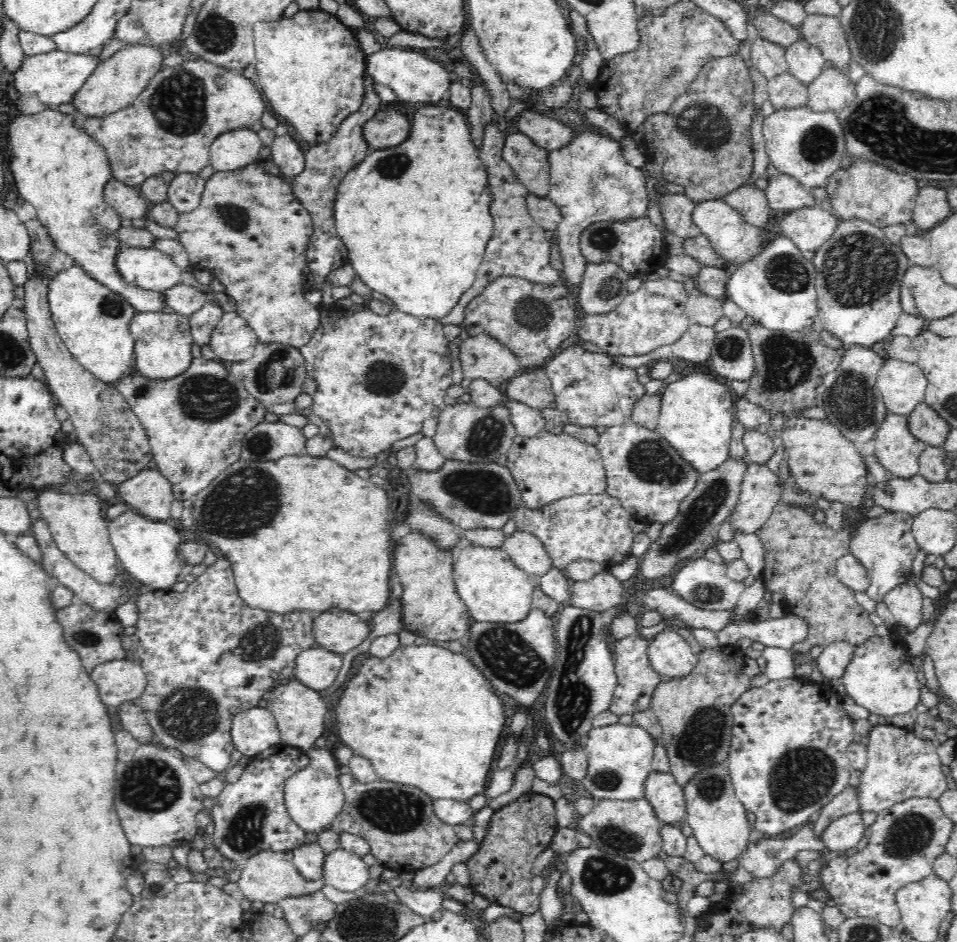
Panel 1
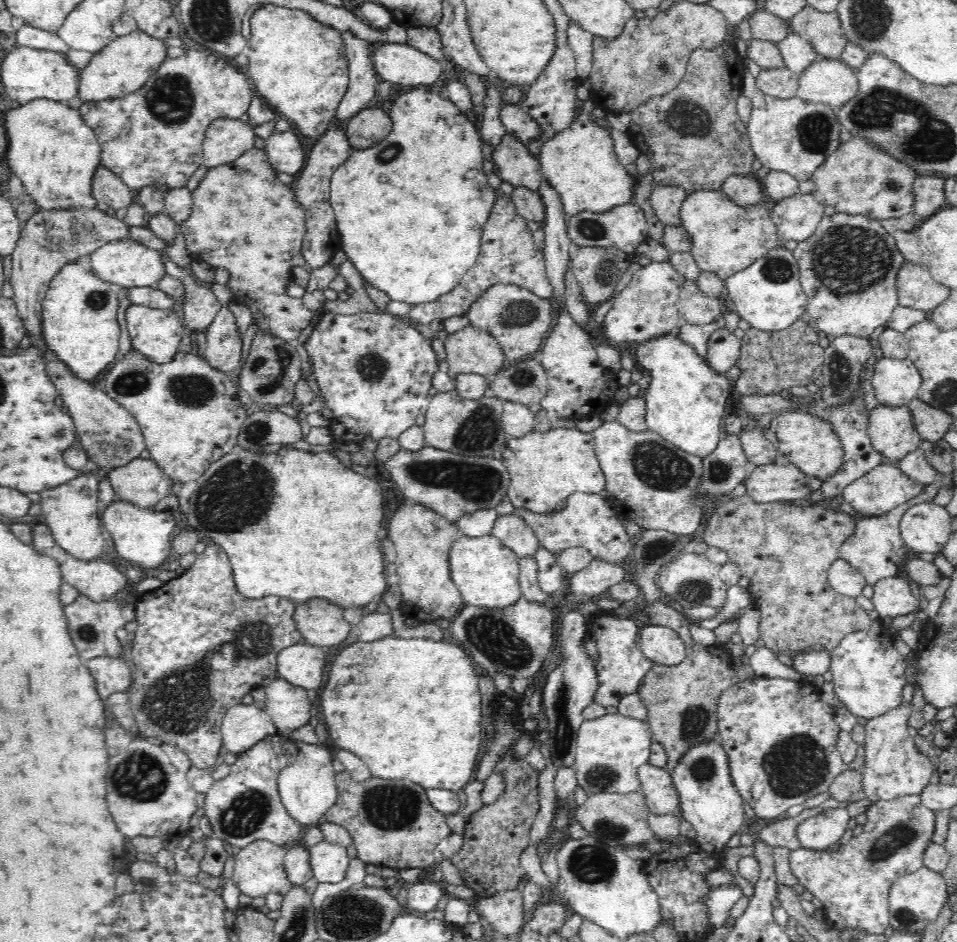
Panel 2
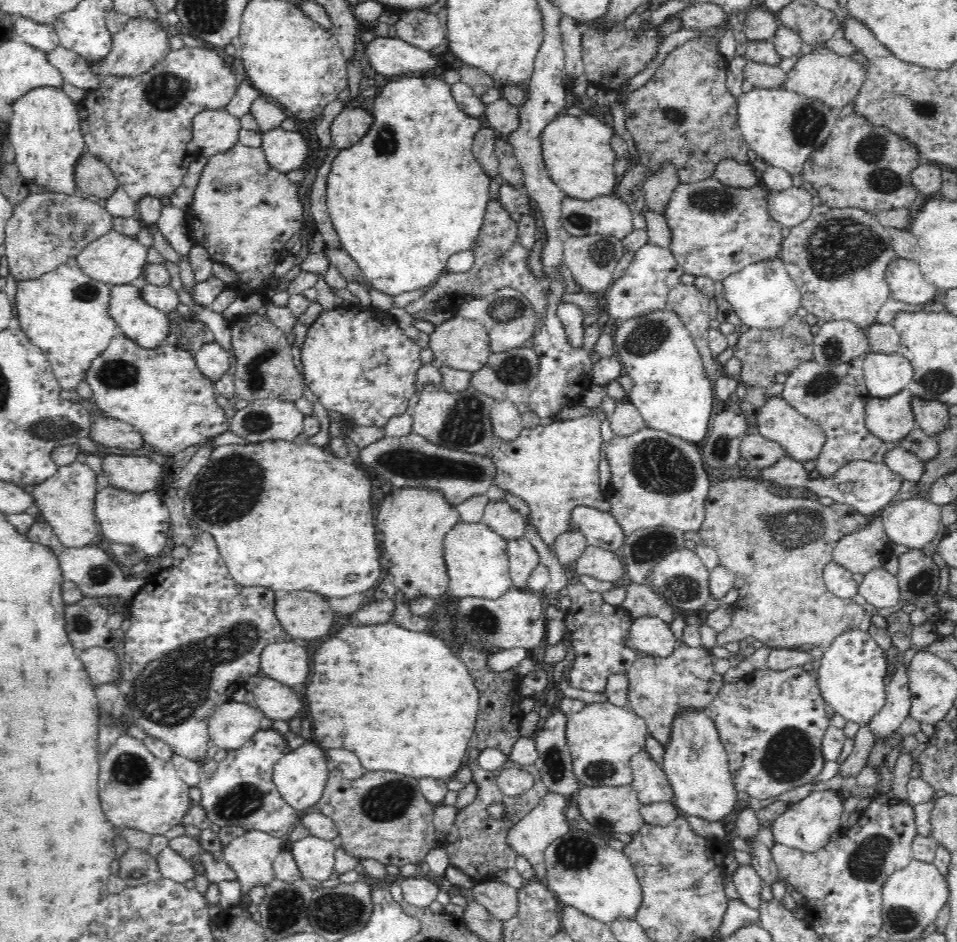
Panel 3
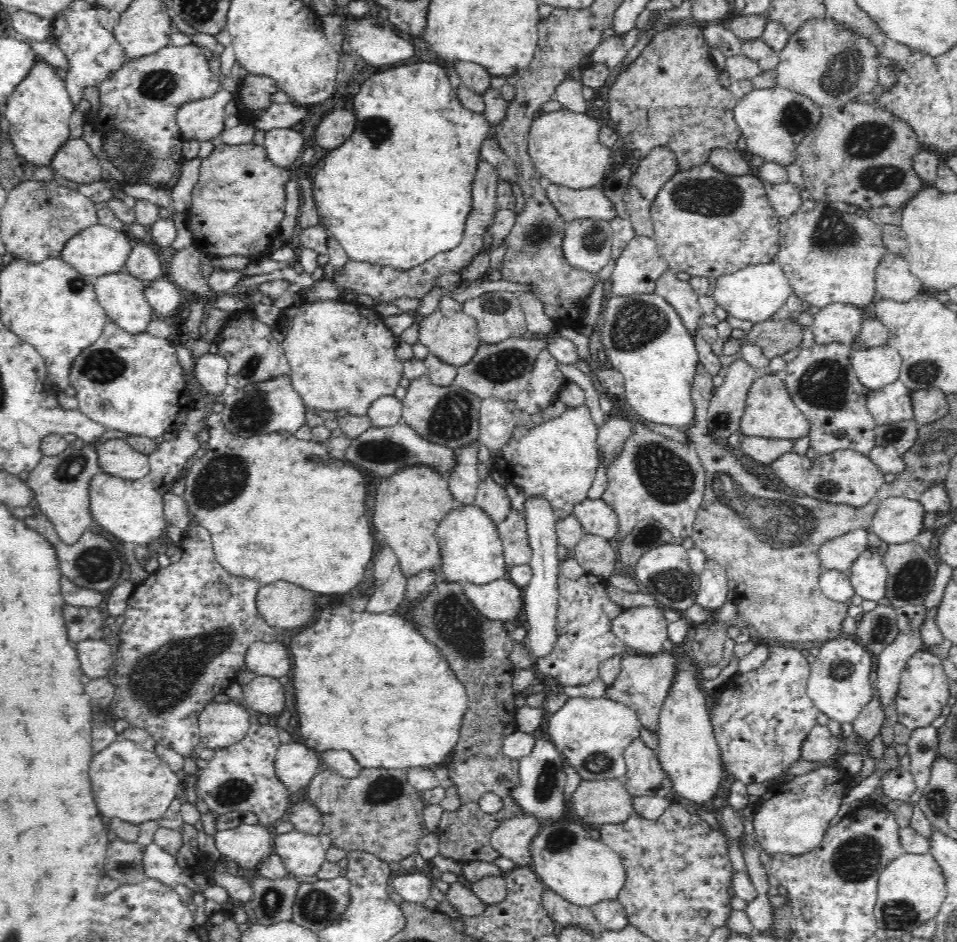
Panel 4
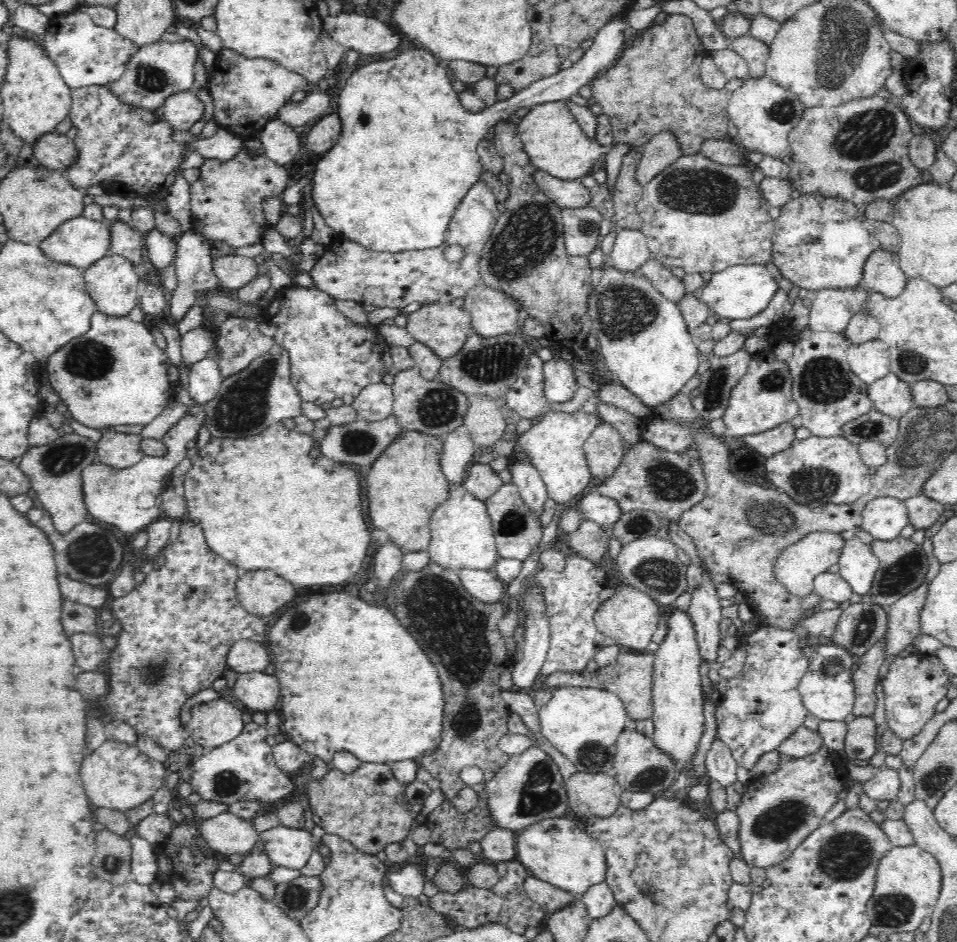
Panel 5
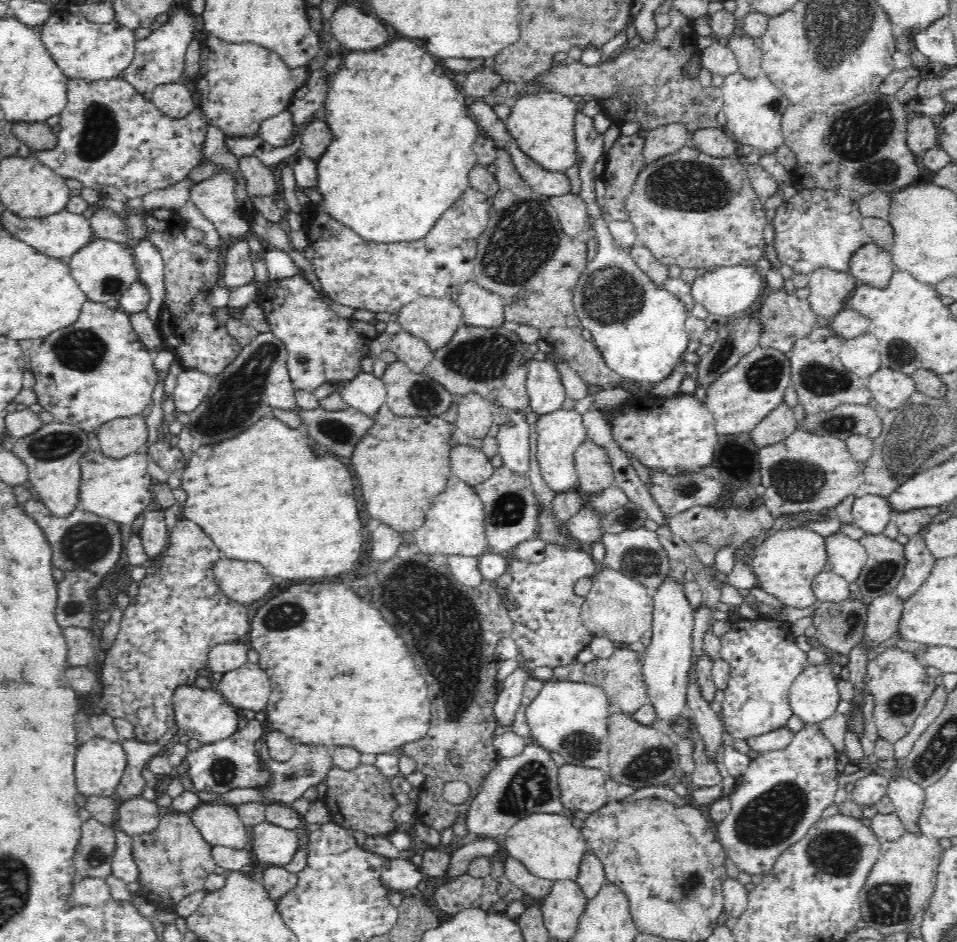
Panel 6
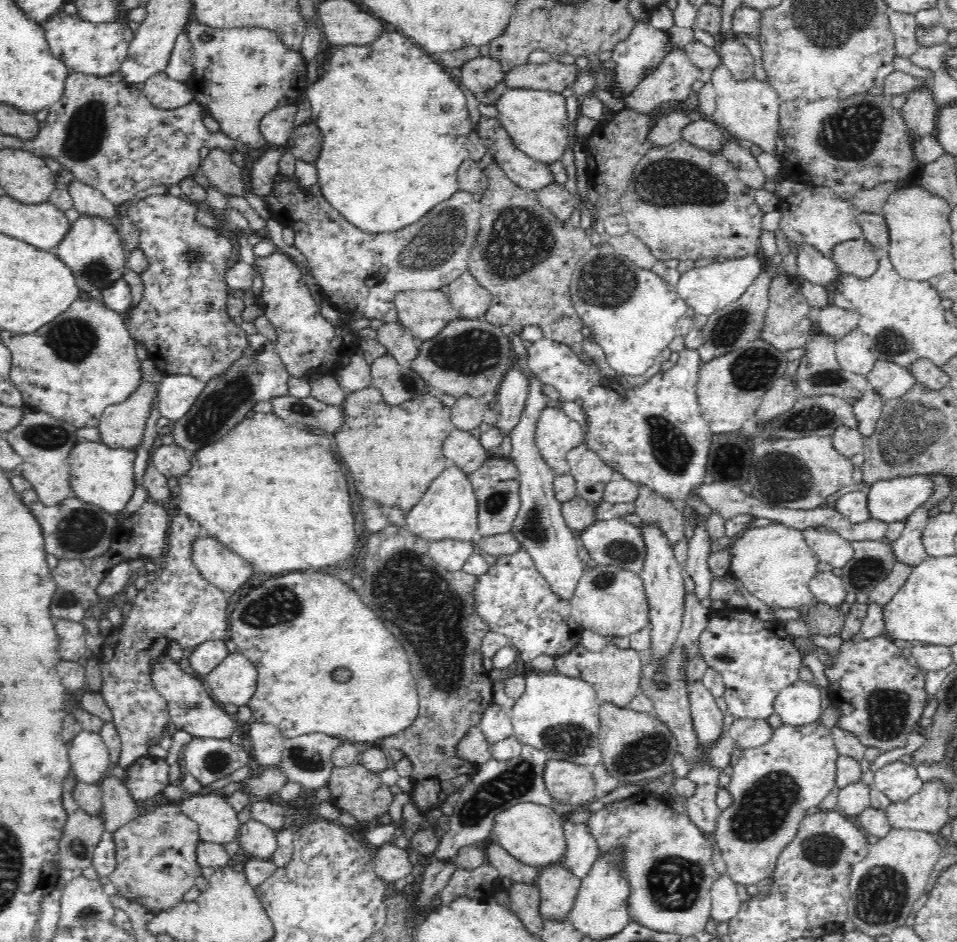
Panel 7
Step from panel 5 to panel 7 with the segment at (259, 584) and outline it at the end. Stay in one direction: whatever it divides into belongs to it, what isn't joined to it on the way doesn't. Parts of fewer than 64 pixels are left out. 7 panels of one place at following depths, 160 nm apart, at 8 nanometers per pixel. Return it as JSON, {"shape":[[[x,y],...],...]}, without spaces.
{"shape":[[[206,532],[192,540],[190,559],[204,580],[228,595],[234,595],[255,573],[244,558]]]}

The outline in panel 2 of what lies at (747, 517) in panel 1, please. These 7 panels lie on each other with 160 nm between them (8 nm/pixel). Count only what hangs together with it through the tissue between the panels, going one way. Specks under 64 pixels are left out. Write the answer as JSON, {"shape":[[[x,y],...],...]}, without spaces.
{"shape":[[[779,461],[757,466],[744,480],[746,490],[756,502],[806,499],[808,478],[794,463]]]}

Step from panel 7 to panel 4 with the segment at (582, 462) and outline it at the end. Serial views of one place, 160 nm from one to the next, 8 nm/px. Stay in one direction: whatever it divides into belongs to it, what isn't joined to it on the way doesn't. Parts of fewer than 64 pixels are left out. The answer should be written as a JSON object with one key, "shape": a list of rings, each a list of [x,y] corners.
{"shape":[[[625,415],[607,416],[607,420],[597,430],[595,445],[600,452],[600,462],[604,466],[612,464],[612,460],[620,454],[626,439],[632,434],[632,423]]]}

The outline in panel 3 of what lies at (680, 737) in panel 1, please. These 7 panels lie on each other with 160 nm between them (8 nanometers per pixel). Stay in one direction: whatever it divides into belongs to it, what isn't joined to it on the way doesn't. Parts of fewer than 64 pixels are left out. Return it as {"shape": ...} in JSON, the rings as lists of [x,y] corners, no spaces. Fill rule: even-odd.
{"shape":[[[631,581],[626,591],[626,599],[621,606],[631,613],[632,618],[656,616],[672,626],[675,608],[658,597],[650,585]],[[677,640],[676,646],[668,656],[638,655],[628,668],[628,707],[645,720],[648,734],[664,746],[669,739],[669,724],[675,712],[684,707],[704,708],[724,686],[723,677],[713,670],[712,657],[704,646],[691,647]]]}

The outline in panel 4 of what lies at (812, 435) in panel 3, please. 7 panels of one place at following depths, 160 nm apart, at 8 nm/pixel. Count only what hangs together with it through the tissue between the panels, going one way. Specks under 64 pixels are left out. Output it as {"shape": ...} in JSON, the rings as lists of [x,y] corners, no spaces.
{"shape":[[[771,373],[755,378],[750,384],[737,426],[742,436],[790,438],[794,441],[810,432],[809,420],[792,400],[783,375]]]}

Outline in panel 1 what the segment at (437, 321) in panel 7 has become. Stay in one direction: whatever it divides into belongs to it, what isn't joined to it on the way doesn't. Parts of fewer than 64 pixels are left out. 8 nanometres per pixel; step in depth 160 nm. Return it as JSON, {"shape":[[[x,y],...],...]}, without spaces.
{"shape":[[[486,334],[469,336],[466,340],[462,340],[458,346],[458,361],[460,361],[464,377],[470,380],[484,379],[500,388],[509,378],[523,370],[516,356],[507,346]]]}

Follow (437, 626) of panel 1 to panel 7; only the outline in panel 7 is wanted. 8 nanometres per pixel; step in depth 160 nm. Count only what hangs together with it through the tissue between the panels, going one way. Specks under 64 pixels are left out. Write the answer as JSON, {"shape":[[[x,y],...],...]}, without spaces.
{"shape":[[[374,385],[355,391],[346,390],[340,407],[343,421],[330,438],[334,448],[342,457],[346,471],[354,477],[356,490],[363,497],[380,503],[386,509],[398,504],[398,508],[406,512],[421,497],[429,482],[450,463],[443,453],[442,439],[445,439],[448,432],[454,428],[451,409],[442,404],[440,393],[435,390],[390,405]]]}

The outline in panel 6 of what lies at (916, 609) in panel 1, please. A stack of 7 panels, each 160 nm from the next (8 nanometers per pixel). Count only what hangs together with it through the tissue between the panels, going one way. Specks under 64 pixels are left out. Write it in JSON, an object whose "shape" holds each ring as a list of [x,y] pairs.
{"shape":[[[840,532],[823,538],[827,564],[832,567],[832,571],[849,583],[856,582],[862,566],[865,566],[868,560],[864,547],[860,542],[847,538]]]}

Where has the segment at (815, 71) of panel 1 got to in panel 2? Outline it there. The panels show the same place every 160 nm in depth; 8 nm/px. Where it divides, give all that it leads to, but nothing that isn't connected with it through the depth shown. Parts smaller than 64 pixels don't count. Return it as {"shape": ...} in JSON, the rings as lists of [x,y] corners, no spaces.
{"shape":[[[792,31],[777,42],[777,46],[785,67],[798,74],[802,74],[806,66],[818,59],[818,54],[810,43]]]}

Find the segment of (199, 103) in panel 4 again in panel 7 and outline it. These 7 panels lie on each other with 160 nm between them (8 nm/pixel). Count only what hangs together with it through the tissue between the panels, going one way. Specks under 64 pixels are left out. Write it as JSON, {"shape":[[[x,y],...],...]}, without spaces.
{"shape":[[[166,72],[152,74],[142,84],[142,93],[155,106],[162,110],[174,110],[192,102],[191,86],[172,80]]]}

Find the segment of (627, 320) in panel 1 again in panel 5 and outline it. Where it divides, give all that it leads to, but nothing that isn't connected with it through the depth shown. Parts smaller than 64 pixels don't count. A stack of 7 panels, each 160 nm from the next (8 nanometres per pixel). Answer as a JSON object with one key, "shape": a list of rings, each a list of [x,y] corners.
{"shape":[[[619,229],[608,260],[626,269],[639,269],[650,257],[647,238],[640,230]]]}

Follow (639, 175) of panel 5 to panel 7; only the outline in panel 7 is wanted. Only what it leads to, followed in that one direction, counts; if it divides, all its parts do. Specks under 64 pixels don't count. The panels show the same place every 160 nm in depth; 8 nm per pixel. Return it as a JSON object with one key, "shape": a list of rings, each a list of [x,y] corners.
{"shape":[[[678,108],[678,110],[672,110],[670,114],[657,116],[648,139],[652,141],[652,144],[660,146],[680,139],[682,130],[692,122],[690,113],[687,110]]]}

